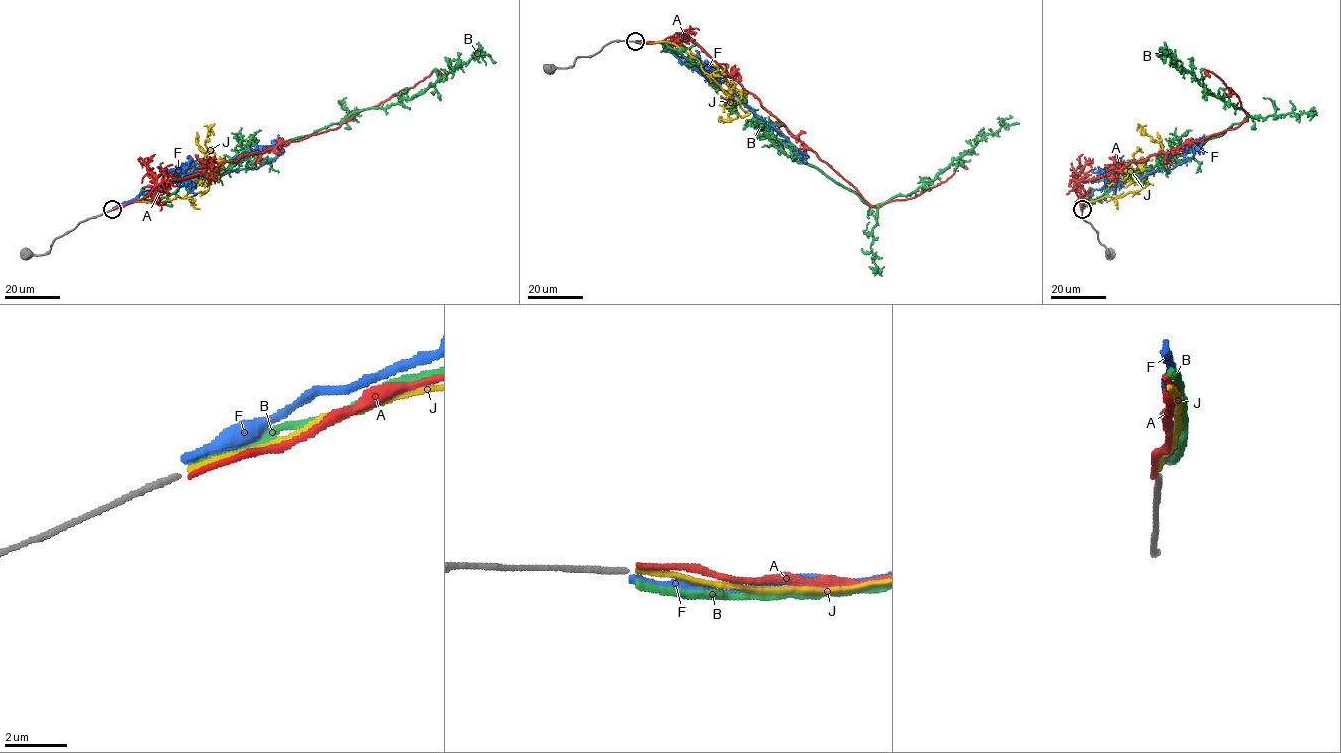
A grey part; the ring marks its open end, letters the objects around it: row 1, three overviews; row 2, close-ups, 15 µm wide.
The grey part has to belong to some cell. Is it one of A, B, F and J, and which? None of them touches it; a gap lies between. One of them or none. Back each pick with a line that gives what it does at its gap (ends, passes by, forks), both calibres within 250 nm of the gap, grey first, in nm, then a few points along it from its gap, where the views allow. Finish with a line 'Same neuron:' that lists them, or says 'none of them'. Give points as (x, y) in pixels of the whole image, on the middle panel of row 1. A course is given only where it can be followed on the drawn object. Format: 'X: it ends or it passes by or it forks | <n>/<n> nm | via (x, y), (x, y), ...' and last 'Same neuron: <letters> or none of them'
Same neuron: none of them

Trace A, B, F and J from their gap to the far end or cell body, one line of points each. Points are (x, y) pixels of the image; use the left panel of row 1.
A: (113, 210), (140, 200), (162, 183), (337, 129), (355, 114), (414, 87), (435, 70), (444, 77)
B: (113, 208), (160, 199), (242, 156), (413, 98), (479, 49), (495, 62)
F: (112, 208), (185, 174), (218, 178), (234, 170), (257, 169), (281, 150), (269, 146), (232, 158)
J: (113, 209), (206, 191), (209, 176), (216, 180), (226, 169), (219, 167), (206, 146), (207, 132), (214, 123)

